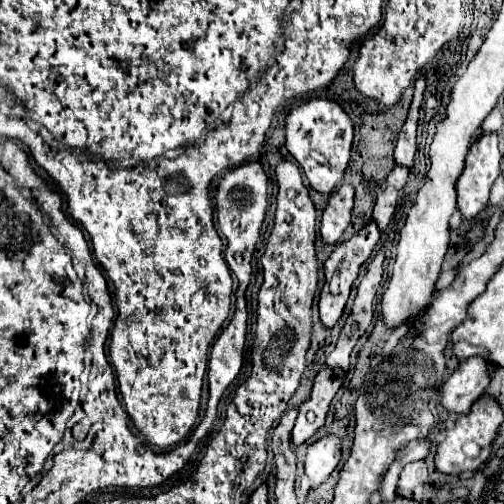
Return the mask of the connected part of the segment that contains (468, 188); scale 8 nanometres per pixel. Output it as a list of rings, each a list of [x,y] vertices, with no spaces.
[[[484,133],[476,137],[468,155],[462,177],[456,181],[458,209],[464,219],[474,219],[486,205],[490,189],[500,175],[502,153],[498,149],[498,135]]]

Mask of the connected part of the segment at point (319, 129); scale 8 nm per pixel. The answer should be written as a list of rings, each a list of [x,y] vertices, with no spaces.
[[[310,99],[308,103],[292,109],[286,117],[286,147],[300,163],[312,189],[332,193],[342,181],[344,169],[350,161],[354,141],[354,125],[348,113],[330,99]]]

